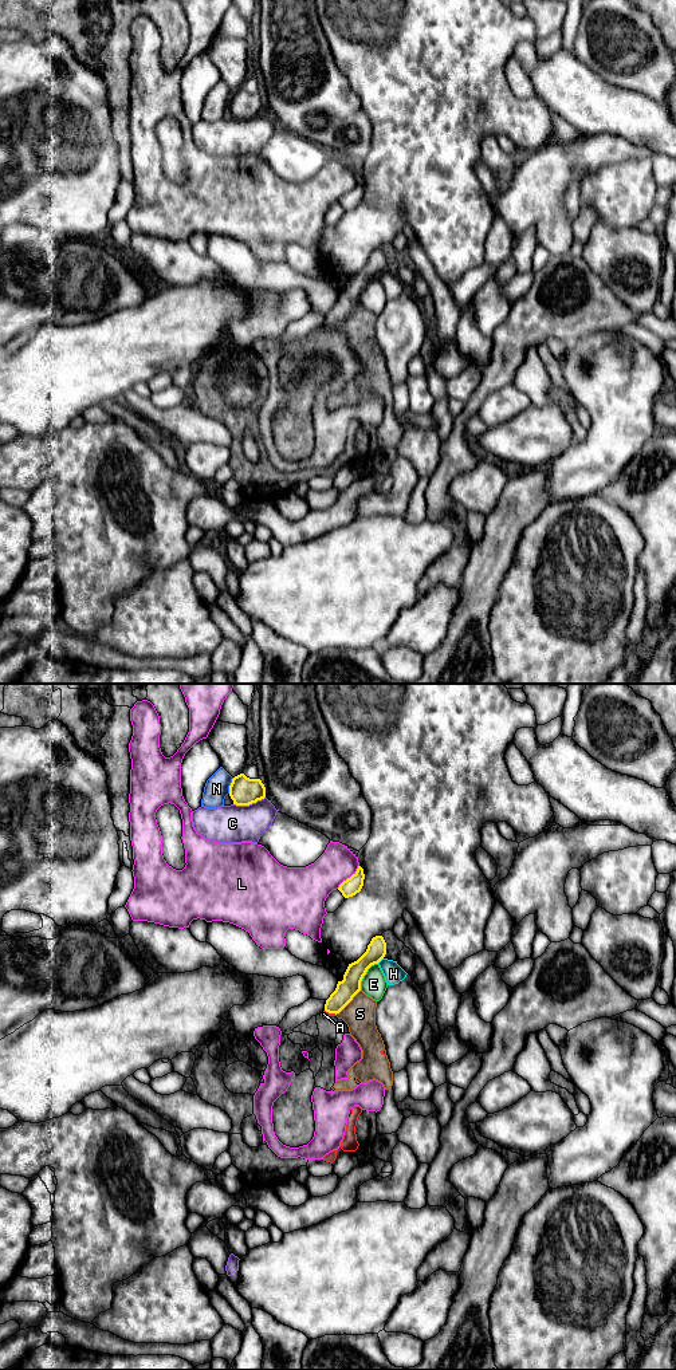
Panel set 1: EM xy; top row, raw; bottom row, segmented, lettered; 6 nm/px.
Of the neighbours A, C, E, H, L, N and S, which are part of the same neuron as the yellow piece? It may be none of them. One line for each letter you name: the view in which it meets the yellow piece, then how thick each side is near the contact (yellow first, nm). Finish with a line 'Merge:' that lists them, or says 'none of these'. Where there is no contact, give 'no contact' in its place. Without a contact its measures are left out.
Merge: none of these

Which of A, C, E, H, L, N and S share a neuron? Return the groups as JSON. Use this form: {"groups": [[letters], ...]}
{"groups": [["A", "S"], ["C"], ["E"], ["H"], ["L"], ["N"]]}

